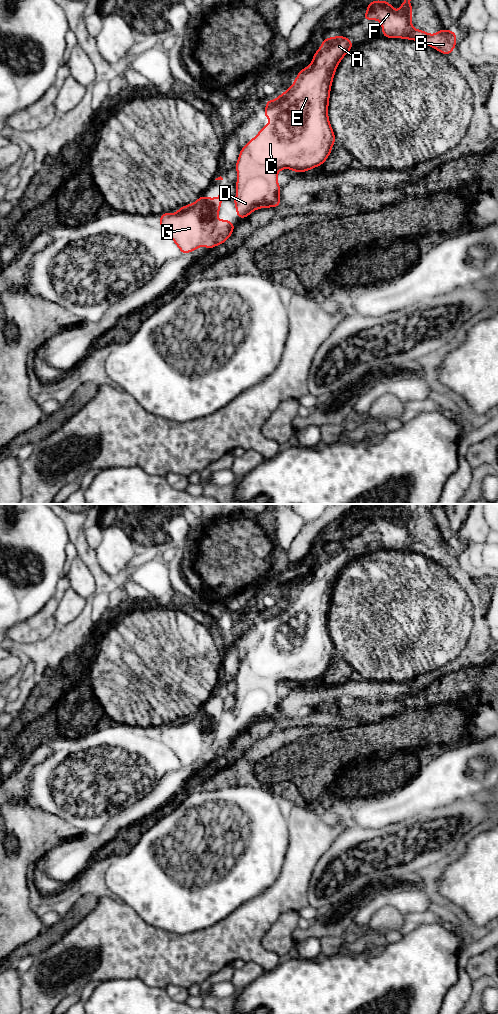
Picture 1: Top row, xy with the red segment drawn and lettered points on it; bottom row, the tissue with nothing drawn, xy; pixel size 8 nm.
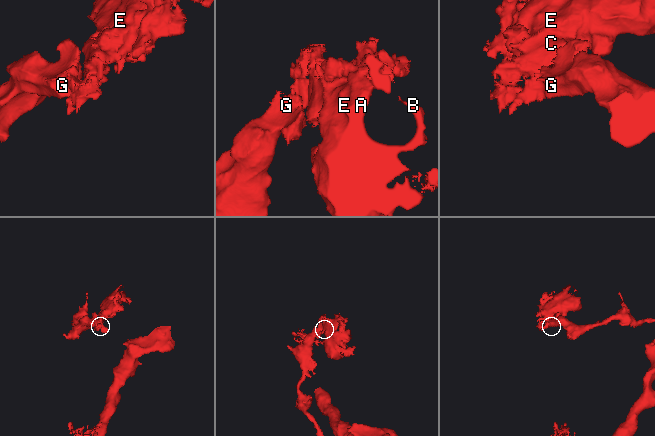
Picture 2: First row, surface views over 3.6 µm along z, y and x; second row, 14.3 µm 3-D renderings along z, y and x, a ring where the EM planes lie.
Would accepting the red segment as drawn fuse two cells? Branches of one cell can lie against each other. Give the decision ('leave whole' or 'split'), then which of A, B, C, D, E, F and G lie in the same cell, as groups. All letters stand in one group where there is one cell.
split | A B C D E F / G

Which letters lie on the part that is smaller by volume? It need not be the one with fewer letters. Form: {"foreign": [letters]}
{"foreign": ["A", "B", "C", "D", "E", "F"]}

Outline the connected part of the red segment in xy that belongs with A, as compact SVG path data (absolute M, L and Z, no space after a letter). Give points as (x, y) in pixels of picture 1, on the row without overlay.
M342 548L324 550L322 557L313 568L311 576L298 584L292 598L280 606L274 612L264 613L266 622L265 630L272 633L264 638L260 644L241 661L236 675L238 691L236 701L238 703L234 710L237 728L242 732L259 720L280 719L279 706L281 698L277 694L277 685L284 681L292 681L295 684L307 684L308 682L321 678L331 665L336 653L334 644L328 631L328 616L331 597L337 577L341 571L350 563L353 554Z

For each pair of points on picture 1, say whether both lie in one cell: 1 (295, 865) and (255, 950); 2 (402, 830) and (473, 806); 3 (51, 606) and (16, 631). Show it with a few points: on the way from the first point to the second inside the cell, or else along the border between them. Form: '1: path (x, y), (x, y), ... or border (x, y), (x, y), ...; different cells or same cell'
1: path (289, 886), (255, 920), (255, 929); same cell
2: path (420, 831), (425, 828), (445, 826), (455, 818); same cell
3: path (43, 615), (25, 631); same cell

